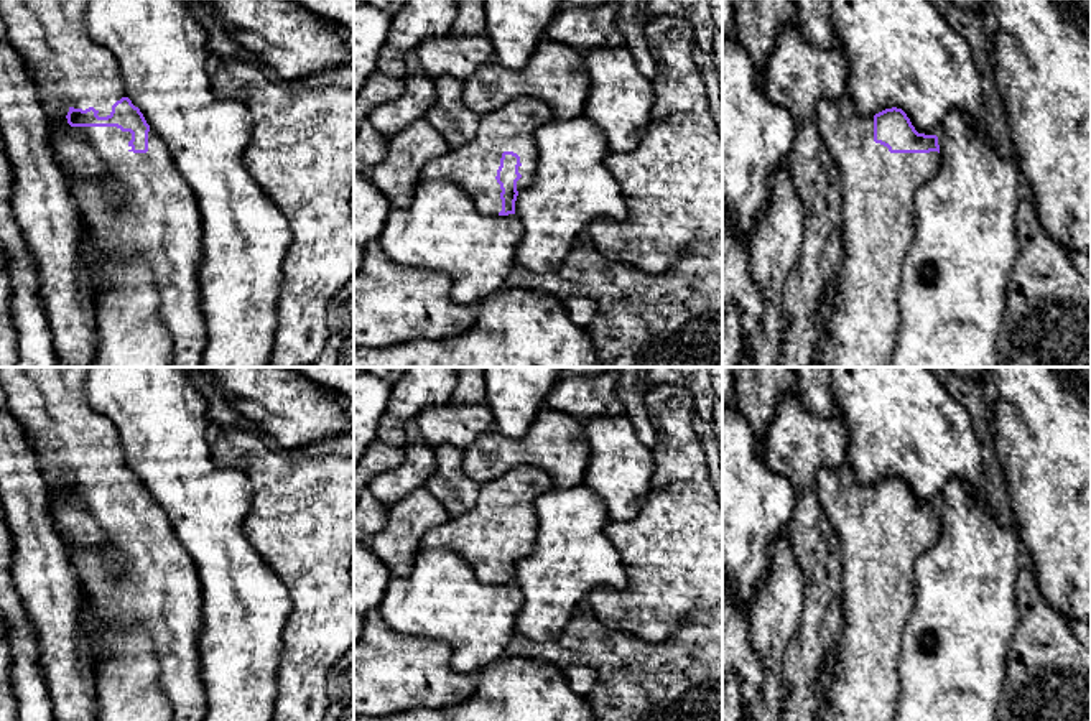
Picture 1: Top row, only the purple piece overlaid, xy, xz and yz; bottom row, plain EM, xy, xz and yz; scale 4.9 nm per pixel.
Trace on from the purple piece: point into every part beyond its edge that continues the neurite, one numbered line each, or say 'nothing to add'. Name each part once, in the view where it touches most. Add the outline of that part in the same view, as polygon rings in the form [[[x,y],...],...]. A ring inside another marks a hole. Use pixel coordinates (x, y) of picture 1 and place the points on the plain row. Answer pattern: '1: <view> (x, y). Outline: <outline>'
1: xy (155, 585). Outline: [[[67,495],[66,500],[77,502],[107,535],[100,548],[67,548],[100,626],[107,630],[143,627],[155,645],[158,681],[173,708],[173,721],[204,721],[199,658],[202,591],[194,561],[174,535],[168,515],[151,497],[146,522],[133,522],[128,514],[132,502],[117,495]]]

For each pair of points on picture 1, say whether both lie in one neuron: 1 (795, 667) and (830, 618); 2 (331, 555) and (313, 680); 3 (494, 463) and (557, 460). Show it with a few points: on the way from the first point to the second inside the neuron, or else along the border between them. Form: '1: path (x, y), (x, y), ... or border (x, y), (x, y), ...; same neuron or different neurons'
1: path (805, 655), (820, 629); same neuron
2: path (321, 586), (321, 627), (313, 641), (313, 649); same neuron
3: path (509, 455), (542, 455); same neuron

